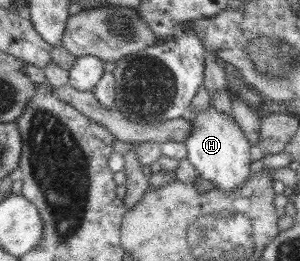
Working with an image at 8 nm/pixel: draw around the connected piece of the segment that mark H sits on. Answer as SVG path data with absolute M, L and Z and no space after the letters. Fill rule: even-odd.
M190 106L190 117L188 118L189 121L194 125L192 127L192 132L190 133L190 136L187 137L187 139L184 141L184 144L186 145L187 148L187 159L189 160L189 163L193 165L196 169L196 173L198 173L199 177L201 177L202 180L207 180L211 183L214 183L215 186L217 186L215 189L227 194L229 192L237 192L240 188L243 187L243 183L247 182L249 180L249 177L253 173L251 173L251 163L252 159L250 156L250 143L249 140L246 138L246 135L240 130L239 124L234 120L234 117L227 116L223 114L222 112L219 112L218 110L215 110L213 106L208 106L206 110L201 110L201 112L197 112L197 114L194 114L191 111L191 106Z

